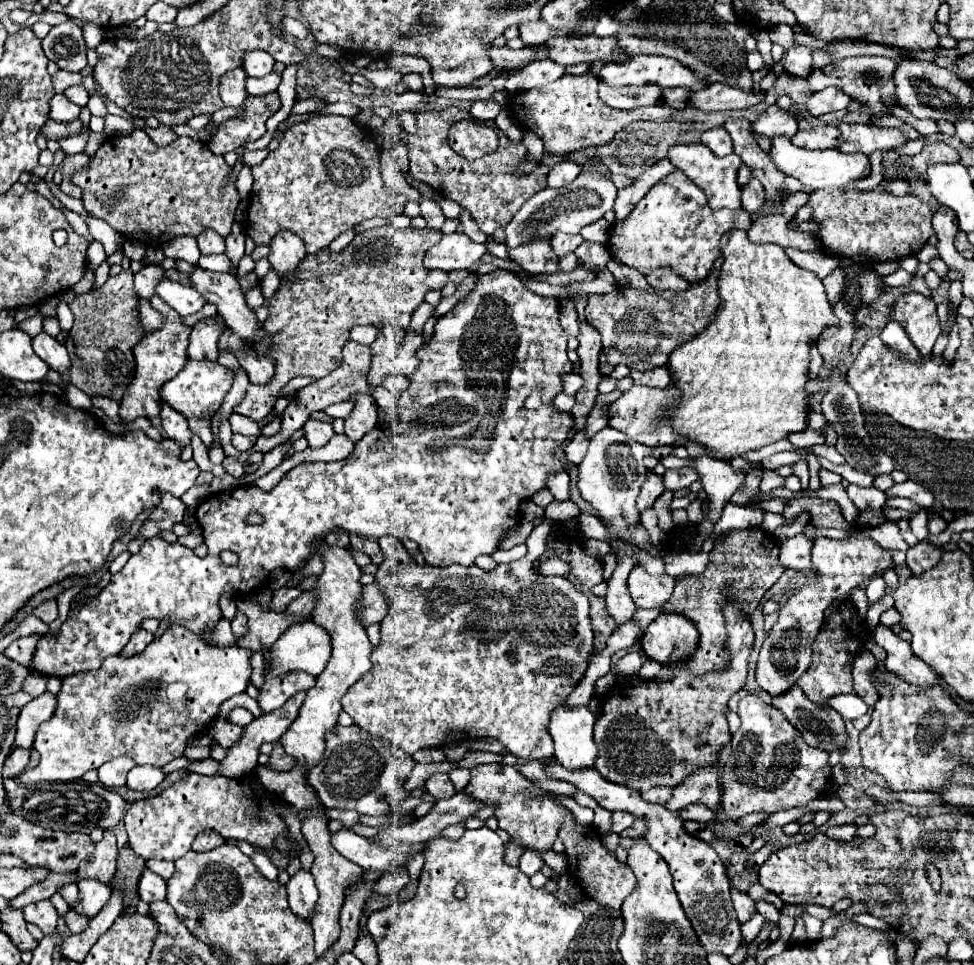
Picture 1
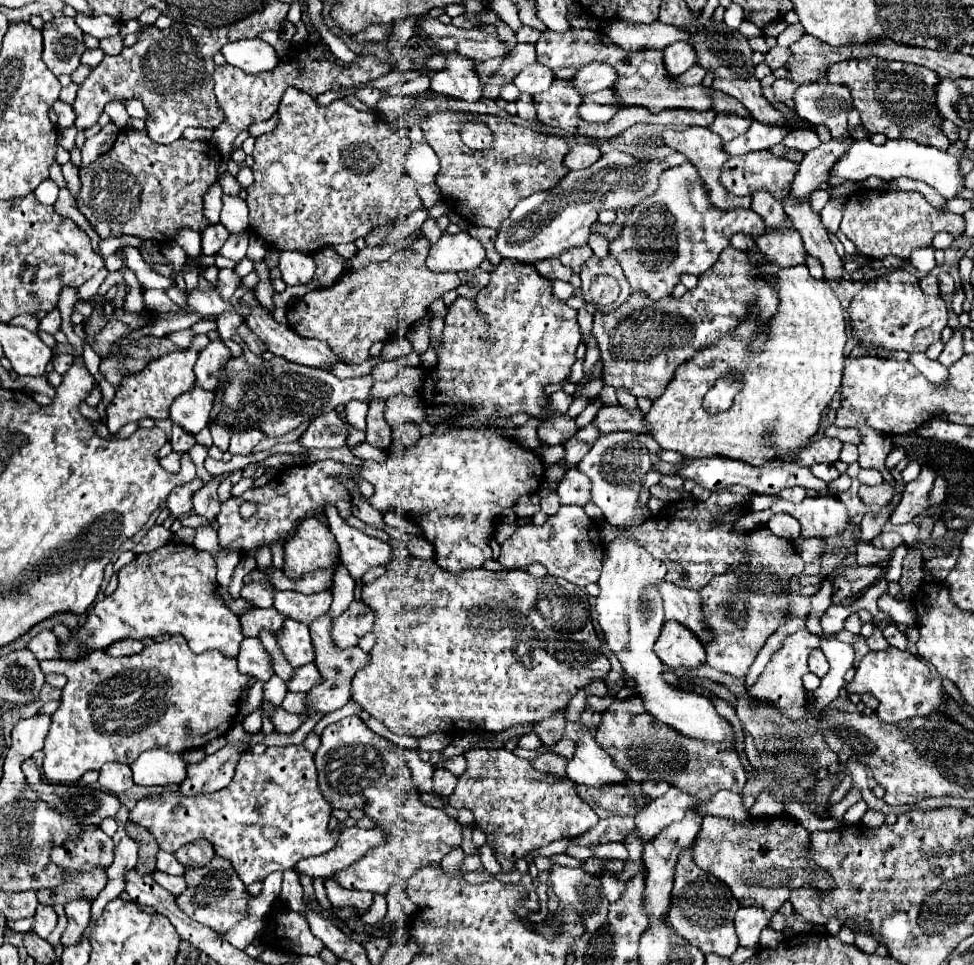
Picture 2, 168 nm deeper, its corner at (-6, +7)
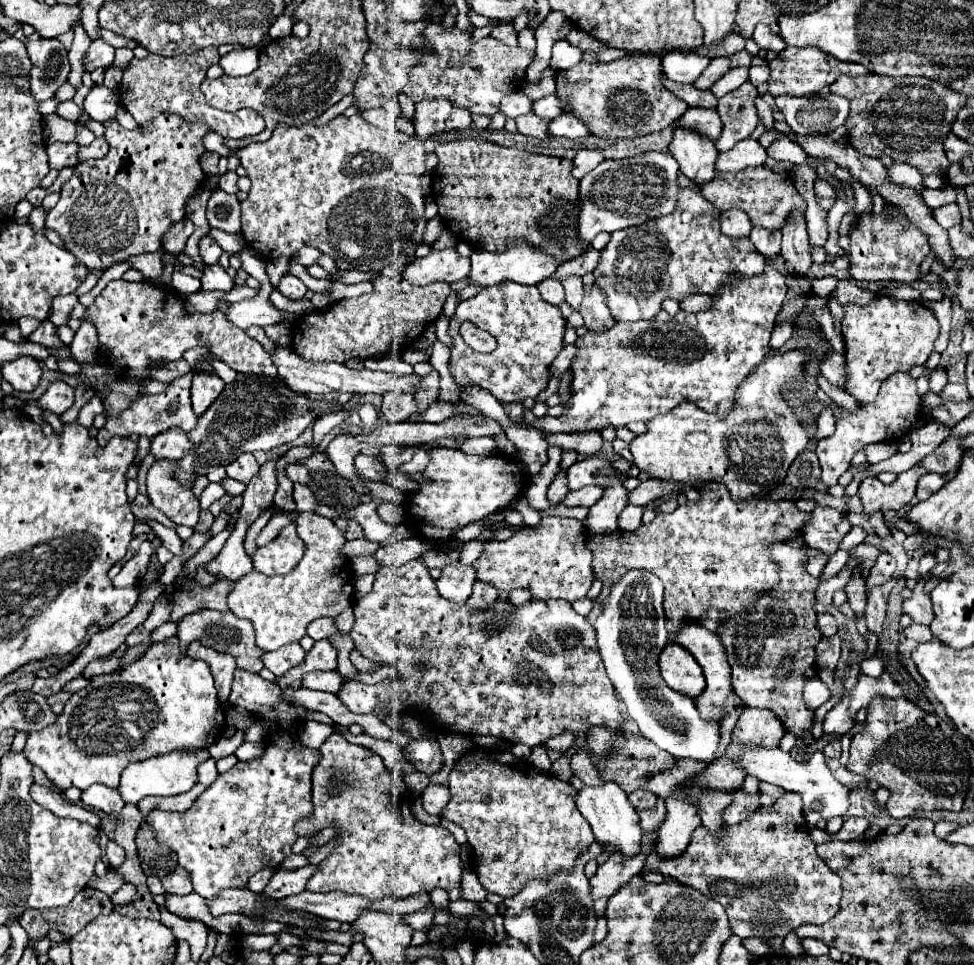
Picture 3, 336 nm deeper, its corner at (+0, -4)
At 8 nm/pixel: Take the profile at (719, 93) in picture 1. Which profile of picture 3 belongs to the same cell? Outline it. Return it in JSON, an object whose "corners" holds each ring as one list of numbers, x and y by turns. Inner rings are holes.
{"corners":[[655,54,621,58,609,64,579,62,569,70,557,72,557,92,571,100,571,108,567,110,579,116,591,128,591,134,611,140,637,138,663,130,675,124,689,108,665,88,661,58]]}

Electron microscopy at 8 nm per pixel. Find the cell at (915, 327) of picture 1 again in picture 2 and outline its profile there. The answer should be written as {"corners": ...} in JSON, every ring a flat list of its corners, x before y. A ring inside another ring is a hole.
{"corners":[[903,269,873,277,849,303,849,327,853,329,853,339,863,347,883,351,923,353,931,343,941,339,947,319,949,313,945,301,939,295,931,297,923,293,917,277]]}

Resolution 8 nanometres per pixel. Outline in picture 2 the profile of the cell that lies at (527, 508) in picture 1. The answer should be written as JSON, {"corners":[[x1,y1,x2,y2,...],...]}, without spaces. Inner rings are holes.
{"corners":[[535,493,529,497,521,497,521,501,517,501,517,505,515,505,515,513,521,519,531,517,535,511,539,511,539,497]]}

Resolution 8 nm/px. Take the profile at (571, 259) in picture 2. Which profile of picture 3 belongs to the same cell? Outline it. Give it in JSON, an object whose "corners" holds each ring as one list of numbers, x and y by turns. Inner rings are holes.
{"corners":[[567,276,561,280,563,288,565,288,565,296,567,296,567,304,571,304,575,310,581,304,583,298,583,282,579,276]]}

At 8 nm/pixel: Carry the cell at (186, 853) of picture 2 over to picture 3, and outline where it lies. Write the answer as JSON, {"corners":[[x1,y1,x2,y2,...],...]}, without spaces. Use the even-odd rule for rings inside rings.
{"corners":[[177,866,171,874,163,878,163,886,165,886,165,892,169,894,189,894,193,890,189,870,185,870,183,866]]}

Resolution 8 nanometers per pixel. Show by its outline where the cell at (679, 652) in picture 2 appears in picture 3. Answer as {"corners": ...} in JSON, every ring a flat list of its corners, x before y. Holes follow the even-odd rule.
{"corners":[[669,642,659,656,661,678,677,692,687,696,699,696,705,688,703,670,695,658,679,644]]}

